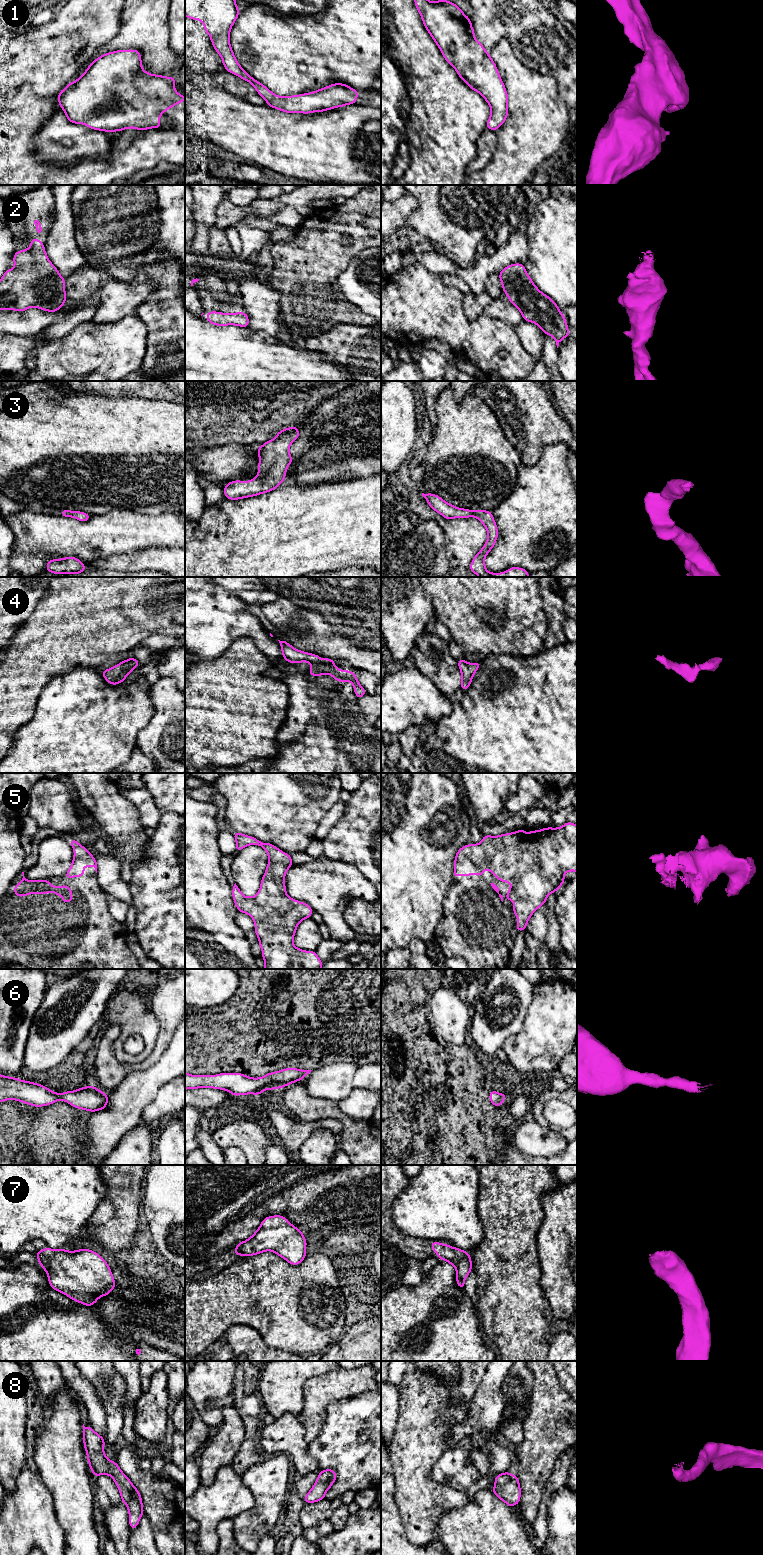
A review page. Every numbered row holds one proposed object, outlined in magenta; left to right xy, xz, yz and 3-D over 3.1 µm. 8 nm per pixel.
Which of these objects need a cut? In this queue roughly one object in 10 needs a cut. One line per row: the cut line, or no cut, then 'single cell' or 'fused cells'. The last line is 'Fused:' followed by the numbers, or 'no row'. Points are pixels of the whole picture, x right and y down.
1: no cut; single cell
2: no cut; single cell
3: no cut; single cell
4: no cut; single cell
5: no cut; single cell
6: no cut; single cell
7: no cut; single cell
8: no cut; single cell
Fused: no row

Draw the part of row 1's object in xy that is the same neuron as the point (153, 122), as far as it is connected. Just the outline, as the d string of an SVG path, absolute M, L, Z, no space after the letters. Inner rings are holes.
M118 50L103 54L91 62L87 70L76 81L70 82L58 93L58 103L69 122L85 124L90 129L106 132L117 132L128 128L160 129L160 115L185 100L185 96L176 92L175 81L175 77L149 74L143 70L139 50Z

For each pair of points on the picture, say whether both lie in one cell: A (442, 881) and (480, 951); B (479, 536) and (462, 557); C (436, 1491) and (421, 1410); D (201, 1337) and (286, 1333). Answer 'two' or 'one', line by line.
A: two
B: one
C: one
D: one

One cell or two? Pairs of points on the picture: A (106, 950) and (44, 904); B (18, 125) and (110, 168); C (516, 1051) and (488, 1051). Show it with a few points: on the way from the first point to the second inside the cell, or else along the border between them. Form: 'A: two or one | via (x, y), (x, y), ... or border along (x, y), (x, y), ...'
A: one | via (90, 942), (74, 925), (71, 925), (60, 916)
B: one | via (24, 154), (44, 174), (81, 174)
C: two | border along (519, 1031), (511, 1035), (502, 1047)

